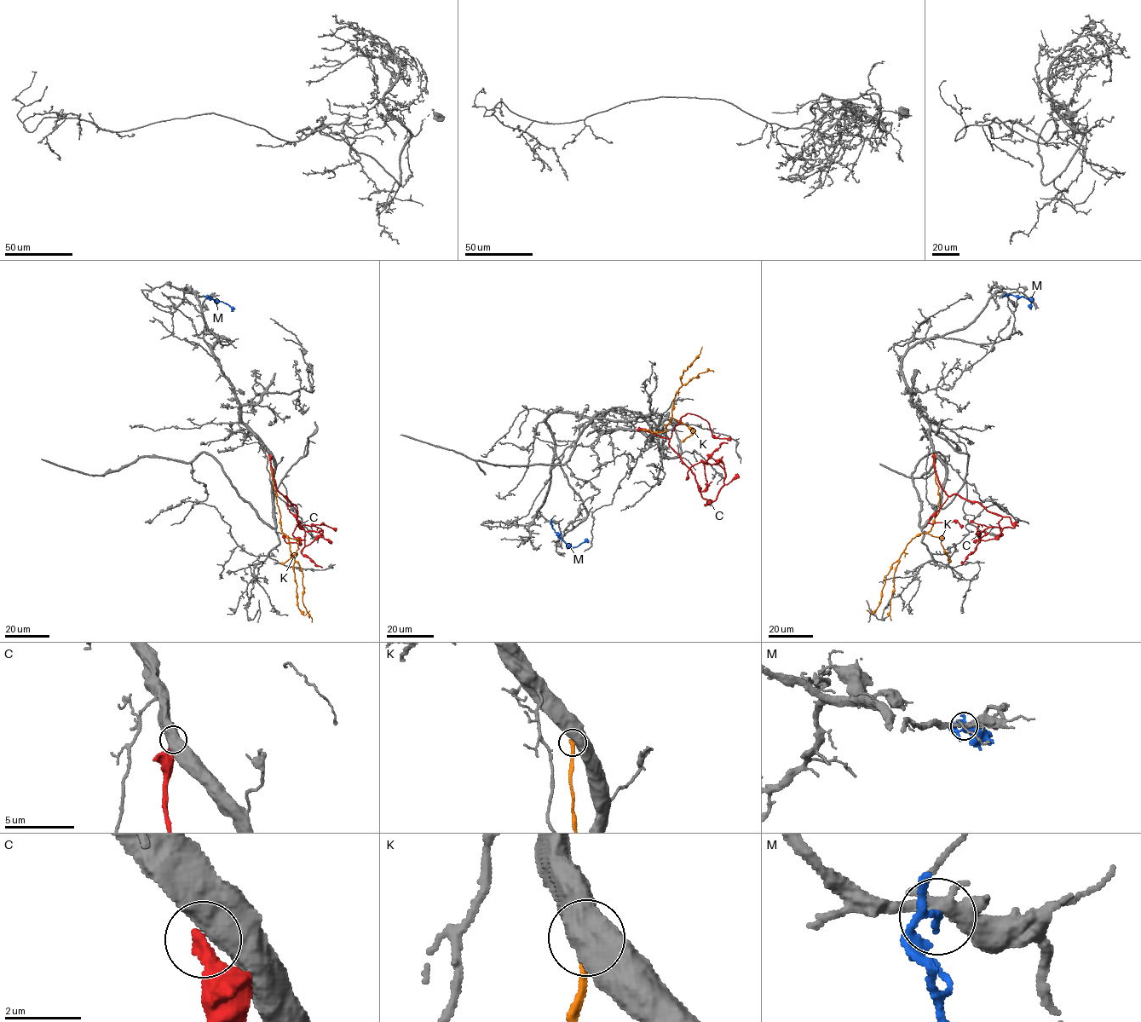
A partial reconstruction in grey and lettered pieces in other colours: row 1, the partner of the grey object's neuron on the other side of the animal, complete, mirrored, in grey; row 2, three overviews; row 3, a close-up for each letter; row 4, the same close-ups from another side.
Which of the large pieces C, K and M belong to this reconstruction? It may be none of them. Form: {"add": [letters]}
{"add": []}

